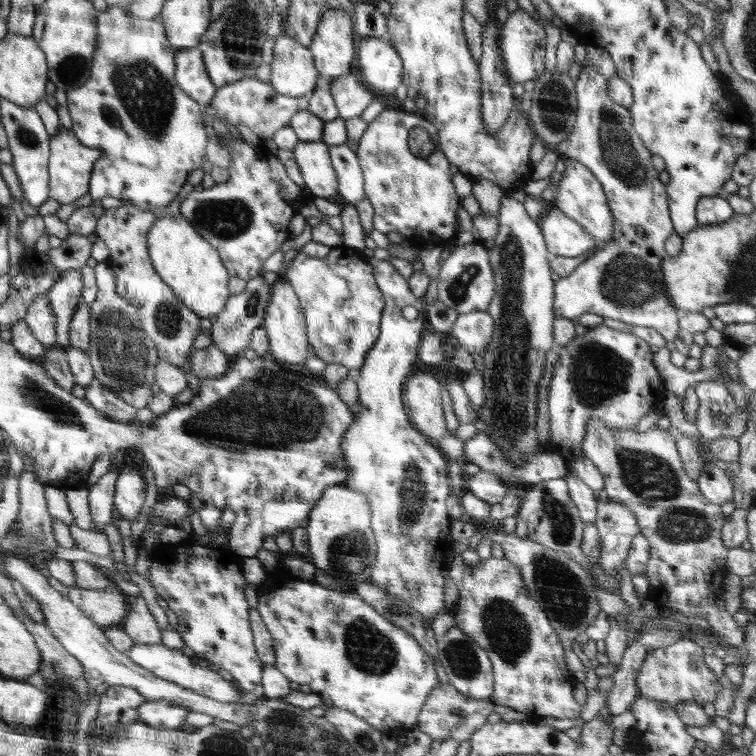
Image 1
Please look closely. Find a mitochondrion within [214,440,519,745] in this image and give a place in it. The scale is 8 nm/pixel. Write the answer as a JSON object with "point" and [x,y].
{"point":[368,649]}

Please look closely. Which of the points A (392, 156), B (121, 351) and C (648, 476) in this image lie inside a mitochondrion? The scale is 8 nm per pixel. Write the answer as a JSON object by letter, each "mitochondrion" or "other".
{"A":"mitochondrion","B":"mitochondrion","C":"mitochondrion"}

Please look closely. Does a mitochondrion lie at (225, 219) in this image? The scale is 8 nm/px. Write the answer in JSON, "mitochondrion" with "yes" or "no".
{"mitochondrion":"yes"}

